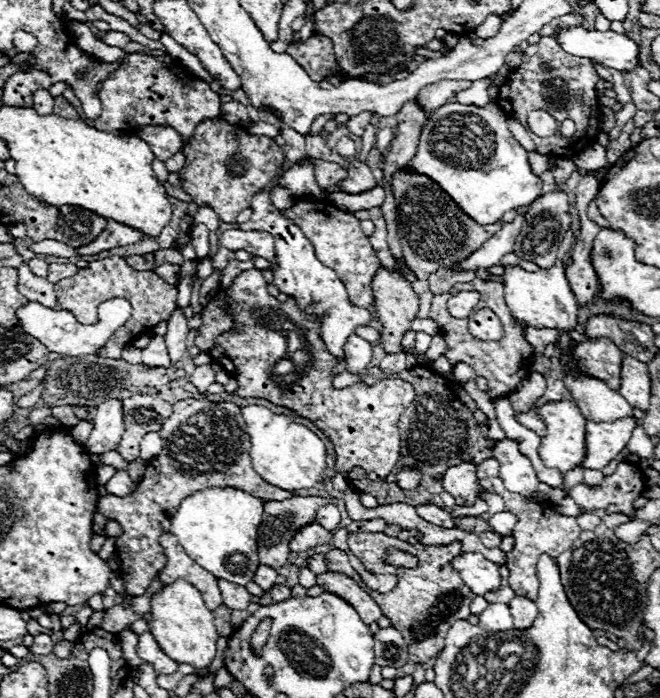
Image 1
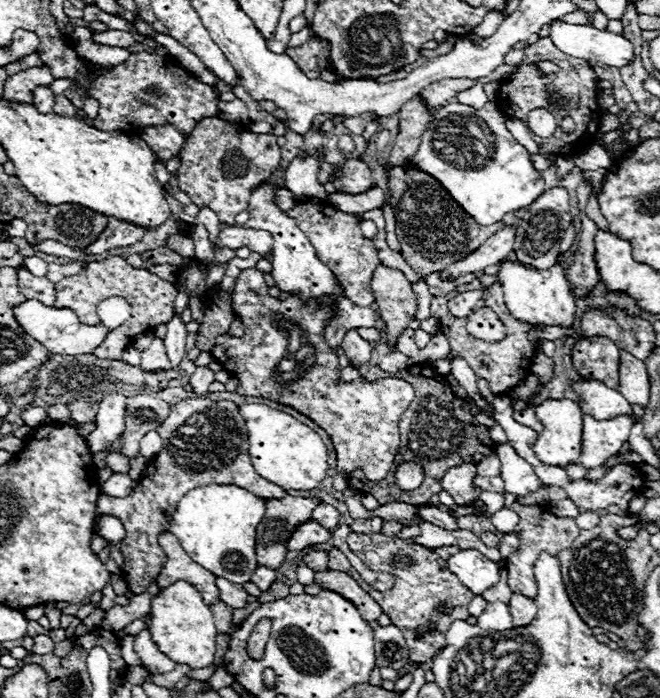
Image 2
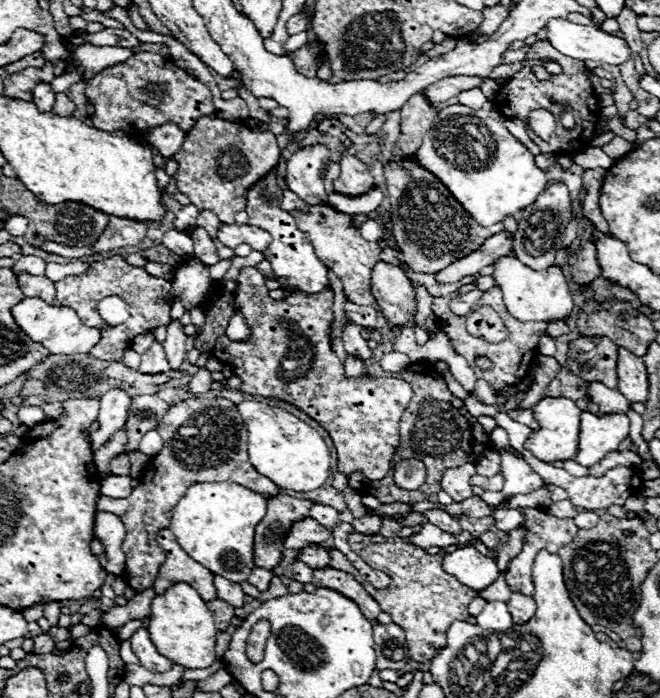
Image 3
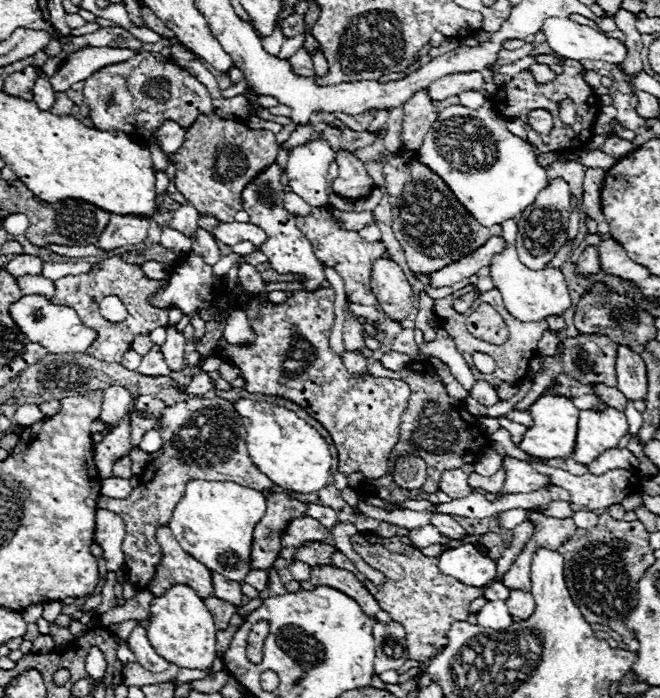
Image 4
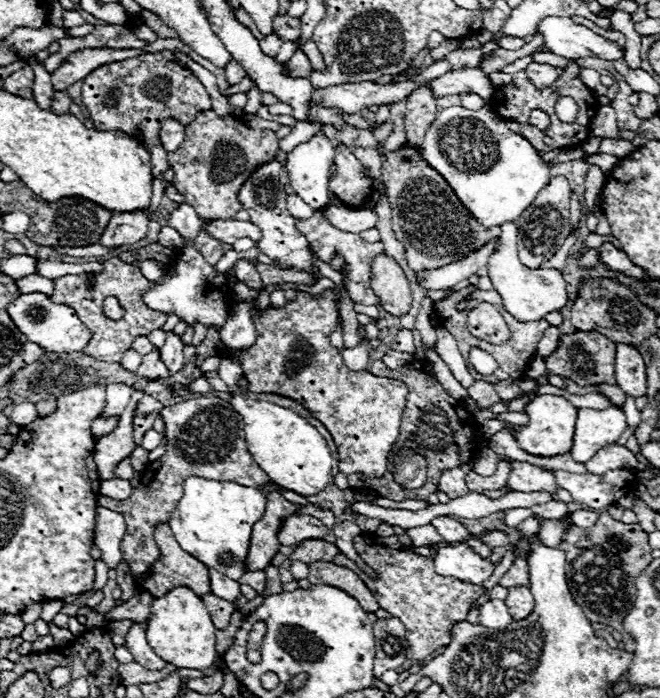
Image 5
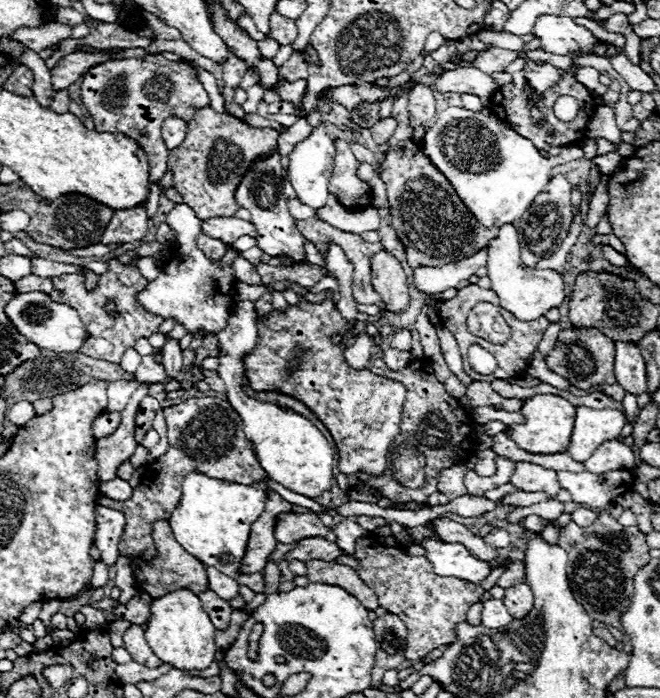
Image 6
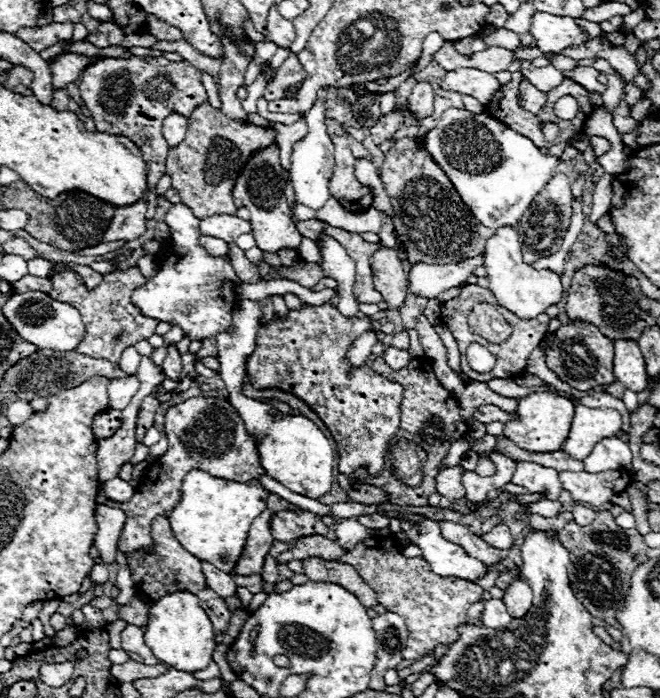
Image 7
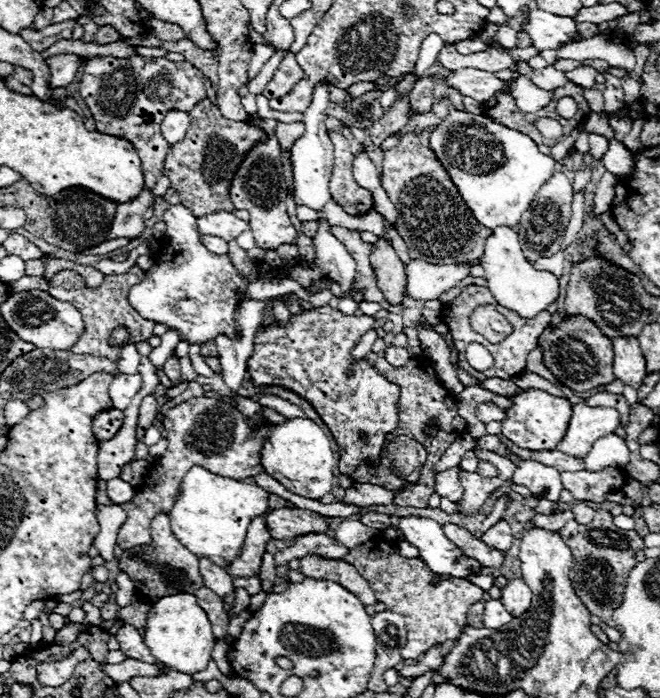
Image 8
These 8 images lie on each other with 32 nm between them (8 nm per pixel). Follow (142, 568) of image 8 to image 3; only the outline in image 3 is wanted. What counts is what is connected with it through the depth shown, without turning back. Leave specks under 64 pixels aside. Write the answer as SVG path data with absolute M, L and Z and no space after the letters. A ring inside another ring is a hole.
M160 530L156 540L166 554L166 562L160 566L160 572L154 580L156 594L162 594L168 586L176 582L188 582L192 588L198 590L204 602L218 598L214 588L214 574L208 568L202 568L202 564L198 564L196 560L192 560L180 548L176 536L170 530Z

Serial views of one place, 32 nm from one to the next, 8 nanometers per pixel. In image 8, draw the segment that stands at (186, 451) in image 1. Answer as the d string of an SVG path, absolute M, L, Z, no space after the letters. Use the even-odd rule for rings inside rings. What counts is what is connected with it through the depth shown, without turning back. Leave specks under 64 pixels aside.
M190 398L170 408L164 414L164 428L168 432L168 450L154 460L150 466L150 478L146 478L144 486L136 490L134 500L130 500L130 504L120 504L120 508L128 514L118 532L118 546L122 550L150 544L152 516L170 512L174 500L178 498L178 484L194 464L232 480L246 480L264 472L260 464L260 446L268 436L268 430L252 432L244 416L234 406L218 398Z

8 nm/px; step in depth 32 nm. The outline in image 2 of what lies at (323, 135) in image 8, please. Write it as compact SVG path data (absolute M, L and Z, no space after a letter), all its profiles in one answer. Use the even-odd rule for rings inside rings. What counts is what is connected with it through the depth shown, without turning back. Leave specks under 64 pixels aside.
M298 156L284 172L284 186L304 202L324 202L326 190L318 182L318 156Z

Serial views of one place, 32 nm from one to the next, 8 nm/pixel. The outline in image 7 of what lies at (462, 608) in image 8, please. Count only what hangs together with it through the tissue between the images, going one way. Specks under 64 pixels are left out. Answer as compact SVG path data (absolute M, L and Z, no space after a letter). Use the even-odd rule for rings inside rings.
M372 536L368 540L358 542L352 552L344 554L340 558L344 564L350 564L356 568L356 572L366 580L366 584L370 584L370 588L374 588L378 604L382 604L386 610L398 614L404 618L406 628L408 628L408 644L402 652L402 656L406 660L418 660L424 654L428 654L430 650L434 650L440 644L448 644L448 642L456 642L458 640L458 624L466 622L466 612L468 608L478 602L484 594L484 590L478 584L472 584L468 580L460 580L460 578L442 578L436 576L430 568L430 564L424 558L406 558L400 554L398 544L394 538L384 538L384 536Z

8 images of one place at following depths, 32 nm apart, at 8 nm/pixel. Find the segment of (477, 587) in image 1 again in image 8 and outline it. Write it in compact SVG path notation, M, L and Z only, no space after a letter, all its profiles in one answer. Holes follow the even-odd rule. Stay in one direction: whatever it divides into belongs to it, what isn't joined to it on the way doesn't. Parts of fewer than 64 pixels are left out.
M404 516L400 518L400 532L412 546L420 550L420 558L434 574L468 578L480 574L482 570L478 560L470 560L456 544L446 540L442 526L436 520Z

